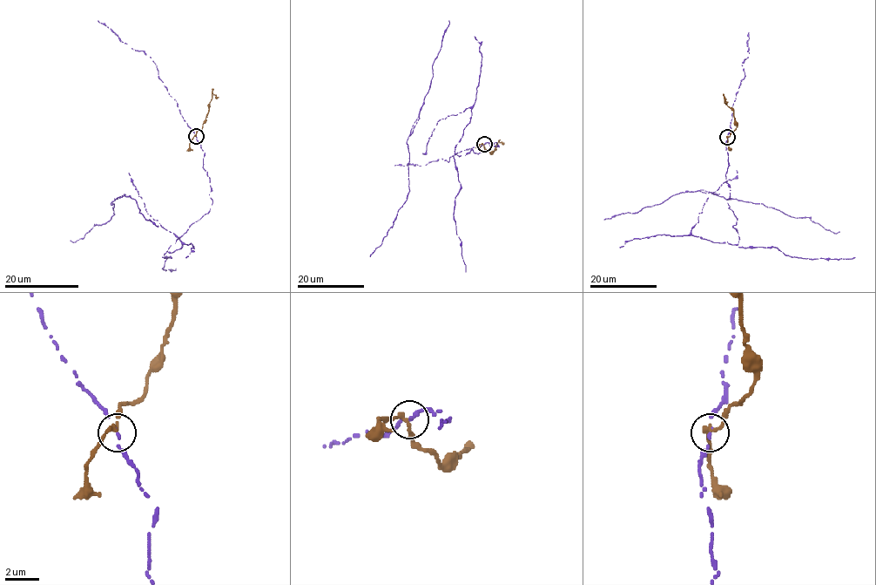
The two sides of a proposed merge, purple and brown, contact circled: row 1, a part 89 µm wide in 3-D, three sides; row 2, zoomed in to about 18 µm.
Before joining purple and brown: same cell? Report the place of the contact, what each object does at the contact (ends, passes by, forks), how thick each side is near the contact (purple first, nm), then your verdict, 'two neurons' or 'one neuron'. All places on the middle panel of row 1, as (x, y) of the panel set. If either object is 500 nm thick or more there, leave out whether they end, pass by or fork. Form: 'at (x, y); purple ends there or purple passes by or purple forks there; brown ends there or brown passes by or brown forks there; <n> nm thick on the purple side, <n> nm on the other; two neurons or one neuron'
at (484, 144); purple passes by; brown passes by; 120 nm thick on the purple side, 240 nm on the other; two neurons

